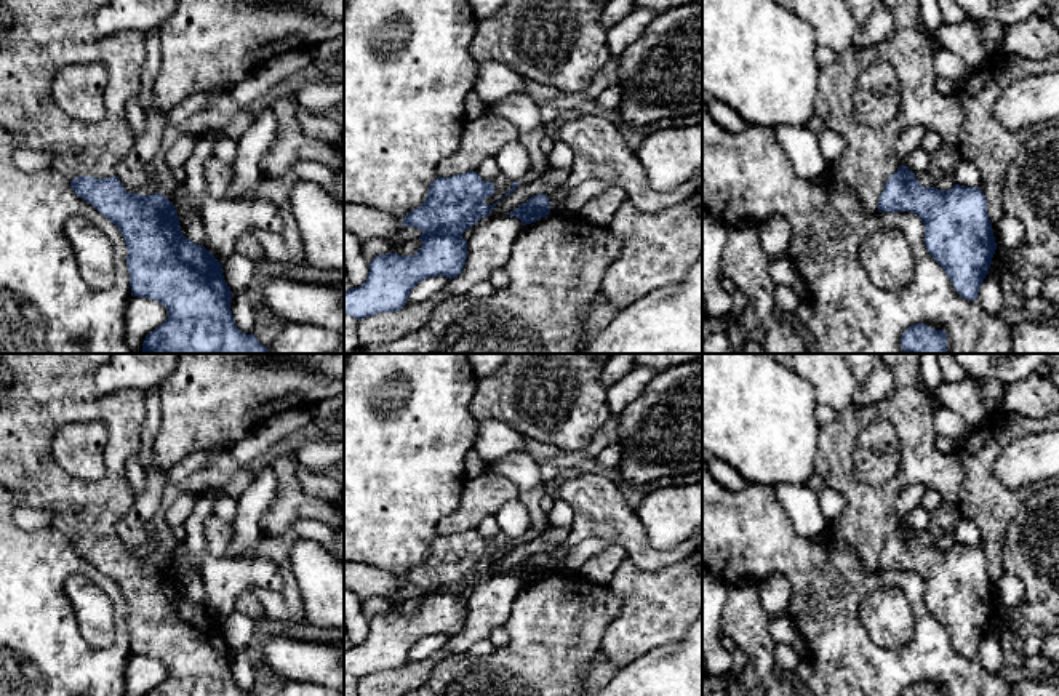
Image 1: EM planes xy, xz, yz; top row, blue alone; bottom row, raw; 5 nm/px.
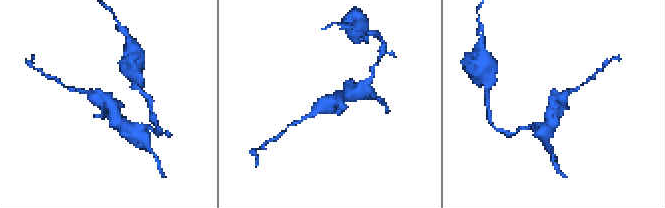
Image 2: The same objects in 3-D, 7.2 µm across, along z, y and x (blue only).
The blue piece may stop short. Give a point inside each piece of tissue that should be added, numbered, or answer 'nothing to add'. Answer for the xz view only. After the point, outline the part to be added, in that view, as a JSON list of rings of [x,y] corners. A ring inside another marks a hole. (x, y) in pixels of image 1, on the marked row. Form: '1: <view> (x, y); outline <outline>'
1: xz (485, 136); outline [[[485,114],[467,122],[459,147],[437,166],[440,178],[477,171],[483,160],[496,157],[507,144],[520,141],[522,131],[507,118]]]

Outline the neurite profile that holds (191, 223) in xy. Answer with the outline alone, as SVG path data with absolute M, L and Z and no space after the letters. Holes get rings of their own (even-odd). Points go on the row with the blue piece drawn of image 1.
M189 210L189 211L182 213L179 218L179 227L186 238L189 238L190 242L194 242L197 245L205 246L206 234L205 234L205 227L203 227L200 213L197 213L195 210Z

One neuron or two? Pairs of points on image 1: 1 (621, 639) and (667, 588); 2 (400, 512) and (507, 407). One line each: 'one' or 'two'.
1: one
2: two

